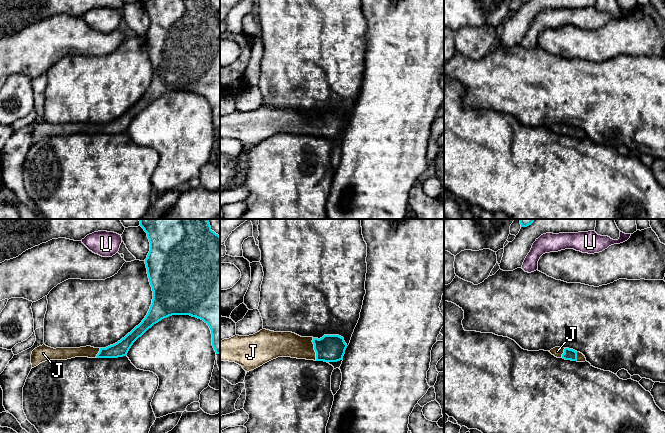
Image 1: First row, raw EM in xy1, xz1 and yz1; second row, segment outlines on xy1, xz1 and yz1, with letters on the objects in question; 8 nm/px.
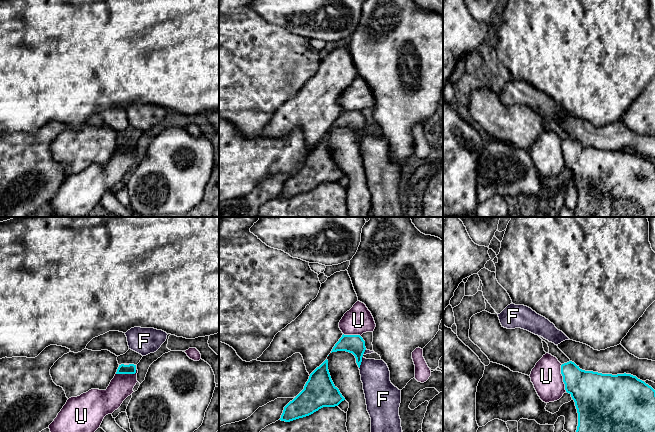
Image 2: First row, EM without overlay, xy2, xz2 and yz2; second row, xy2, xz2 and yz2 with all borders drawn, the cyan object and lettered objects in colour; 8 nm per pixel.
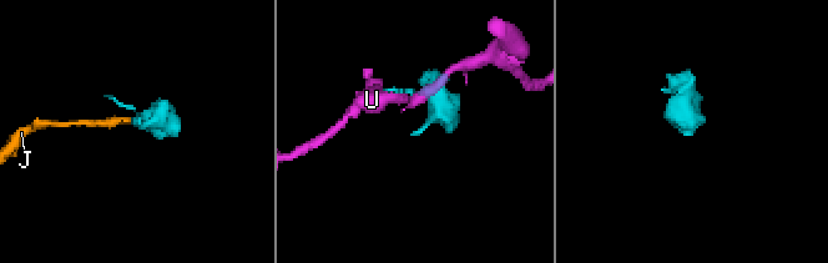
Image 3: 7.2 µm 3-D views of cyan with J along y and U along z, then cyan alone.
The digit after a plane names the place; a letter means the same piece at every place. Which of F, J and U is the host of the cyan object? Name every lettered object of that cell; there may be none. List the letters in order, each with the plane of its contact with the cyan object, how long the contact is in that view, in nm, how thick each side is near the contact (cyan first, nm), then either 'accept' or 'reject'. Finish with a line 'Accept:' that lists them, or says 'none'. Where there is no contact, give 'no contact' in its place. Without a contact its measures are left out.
F: meets cyan in xz2; contact 110 nm long; 150 nm thick on the cyan side, 240 nm on the other; reject
J: meets cyan in xz1; contact 190 nm long; 220 nm thick on the cyan side, 200 nm on the other; accept
U: meets cyan in yz2; contact 220 nm long; 320 nm thick on the cyan side, 240 nm on the other; reject
Accept: J

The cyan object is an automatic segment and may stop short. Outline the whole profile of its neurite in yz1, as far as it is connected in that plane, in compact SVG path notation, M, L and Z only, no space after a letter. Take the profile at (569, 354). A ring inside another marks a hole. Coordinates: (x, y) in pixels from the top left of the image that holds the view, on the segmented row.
M555 347L549 351L552 355L557 358L563 358L565 360L577 361L577 362L585 362L585 356L577 352L573 349L564 348L564 347Z

